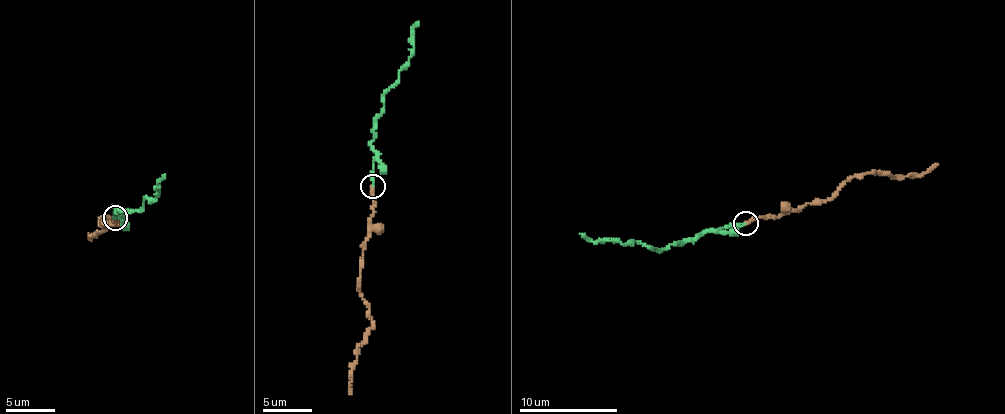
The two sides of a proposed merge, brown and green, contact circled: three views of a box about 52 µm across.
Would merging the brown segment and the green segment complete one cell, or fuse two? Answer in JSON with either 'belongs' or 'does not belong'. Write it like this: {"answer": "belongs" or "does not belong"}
{"answer": "does not belong"}

